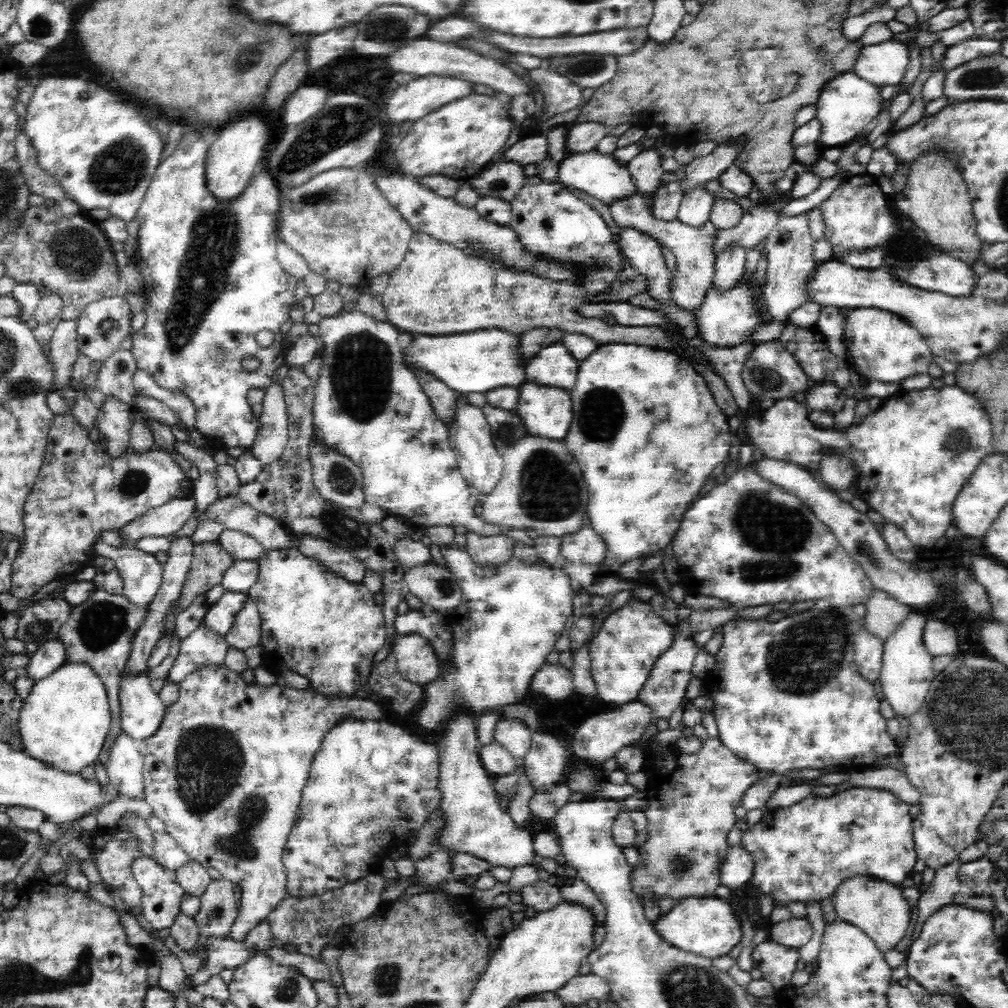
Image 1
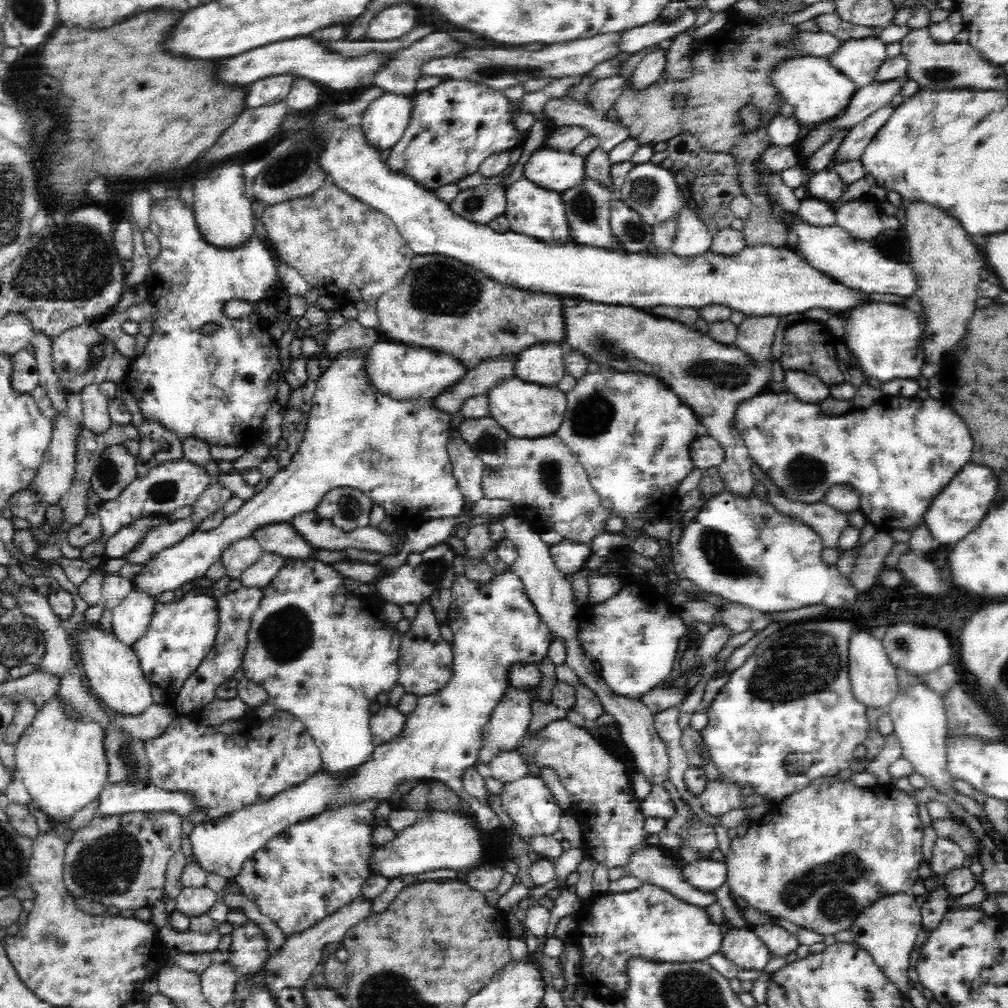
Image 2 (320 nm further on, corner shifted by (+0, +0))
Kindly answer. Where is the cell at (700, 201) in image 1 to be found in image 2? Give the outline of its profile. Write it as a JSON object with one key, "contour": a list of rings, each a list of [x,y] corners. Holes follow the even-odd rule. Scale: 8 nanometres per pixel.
{"contour":[[[685,203],[676,223],[672,253],[680,257],[691,257],[710,251],[712,235]]]}

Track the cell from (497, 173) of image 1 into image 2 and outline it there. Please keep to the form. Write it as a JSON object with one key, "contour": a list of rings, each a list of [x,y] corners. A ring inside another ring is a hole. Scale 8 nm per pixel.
{"contour":[[[480,185],[460,190],[448,206],[470,222],[488,225],[491,220],[505,214],[505,189],[500,185]]]}

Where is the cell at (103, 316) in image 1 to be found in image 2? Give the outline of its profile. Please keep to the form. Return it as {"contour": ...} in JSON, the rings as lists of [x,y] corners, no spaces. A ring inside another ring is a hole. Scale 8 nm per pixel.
{"contour":[[[84,323],[69,328],[50,340],[52,369],[60,381],[62,392],[66,392],[68,395],[80,395],[86,386],[99,385],[106,381],[106,373],[113,353],[112,343],[96,331],[93,323]]]}

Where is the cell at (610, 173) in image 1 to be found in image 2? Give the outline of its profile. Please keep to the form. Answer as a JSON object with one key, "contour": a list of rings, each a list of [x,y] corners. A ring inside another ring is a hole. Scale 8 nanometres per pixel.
{"contour":[[[542,147],[530,154],[522,177],[544,190],[563,193],[583,180],[584,160],[572,152]]]}

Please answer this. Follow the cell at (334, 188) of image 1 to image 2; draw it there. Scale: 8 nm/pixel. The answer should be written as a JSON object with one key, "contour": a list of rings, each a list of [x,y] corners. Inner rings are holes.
{"contour":[[[334,184],[313,191],[304,198],[289,199],[277,205],[270,205],[262,212],[260,220],[266,230],[269,246],[276,253],[278,260],[298,270],[307,285],[318,290],[320,296],[328,295],[340,305],[355,304],[360,300],[368,305],[376,305],[380,296],[384,296],[400,284],[416,255],[400,236],[388,215],[374,210]]]}

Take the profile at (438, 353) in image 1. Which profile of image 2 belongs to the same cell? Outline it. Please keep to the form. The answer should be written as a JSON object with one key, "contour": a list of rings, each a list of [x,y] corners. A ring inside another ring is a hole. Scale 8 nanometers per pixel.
{"contour":[[[382,339],[366,350],[366,372],[376,391],[393,399],[433,399],[456,384],[467,371],[455,356],[433,351],[427,347],[411,347],[400,342]]]}

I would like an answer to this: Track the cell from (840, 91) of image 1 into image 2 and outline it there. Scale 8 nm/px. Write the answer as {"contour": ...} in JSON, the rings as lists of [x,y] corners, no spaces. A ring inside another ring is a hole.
{"contour":[[[809,55],[795,57],[779,62],[771,74],[775,90],[782,95],[782,100],[792,107],[793,116],[808,128],[820,122],[831,121],[847,108],[852,94],[858,89],[850,78],[841,74],[826,58]]]}

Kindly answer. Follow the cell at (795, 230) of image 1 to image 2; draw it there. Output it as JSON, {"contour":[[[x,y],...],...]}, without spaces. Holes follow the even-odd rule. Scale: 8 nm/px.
{"contour":[[[777,316],[746,317],[737,327],[739,333],[735,345],[756,363],[768,362],[773,358],[771,346],[777,324]]]}

